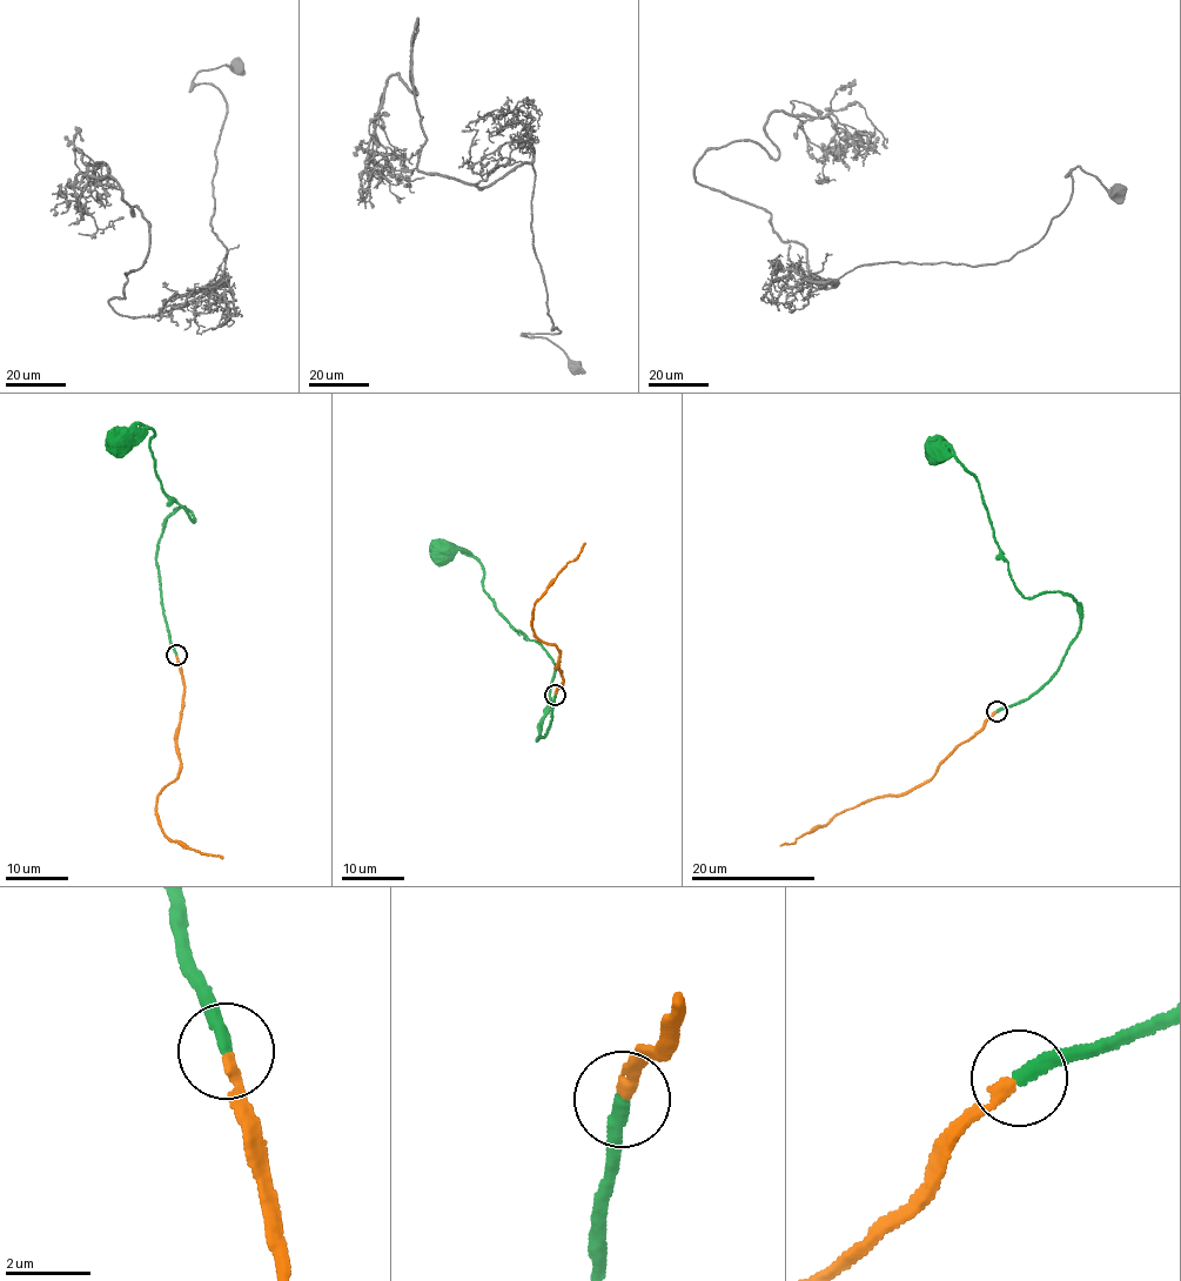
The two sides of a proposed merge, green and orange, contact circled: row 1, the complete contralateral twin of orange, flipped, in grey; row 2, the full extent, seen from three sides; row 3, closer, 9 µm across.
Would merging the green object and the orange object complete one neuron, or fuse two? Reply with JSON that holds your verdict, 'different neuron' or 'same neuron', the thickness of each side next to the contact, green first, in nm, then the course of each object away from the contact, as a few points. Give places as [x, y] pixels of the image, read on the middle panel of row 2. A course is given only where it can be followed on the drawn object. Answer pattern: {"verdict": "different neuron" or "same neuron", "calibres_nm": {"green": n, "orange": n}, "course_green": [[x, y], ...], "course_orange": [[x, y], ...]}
{"verdict": "same neuron", "calibres_nm": {"green": 320, "orange": 240}, "course_green": [[555, 693], [551, 722], [537, 739], [556, 663], [510, 624], [483, 588], [482, 567], [475, 558], [442, 547]], "course_orange": [[555, 693], [563, 676], [556, 666], [561, 652], [535, 636], [531, 622], [535, 602], [585, 543]]}

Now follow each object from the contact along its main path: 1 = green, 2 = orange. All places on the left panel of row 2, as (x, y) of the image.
1: (175, 655), (158, 547), (170, 511), (185, 507), (195, 522), (163, 490), (149, 442), (155, 431), (119, 442)
2: (175, 655), (185, 696), (176, 731), (181, 764), (175, 779), (158, 797), (156, 811), (168, 838), (223, 859)

